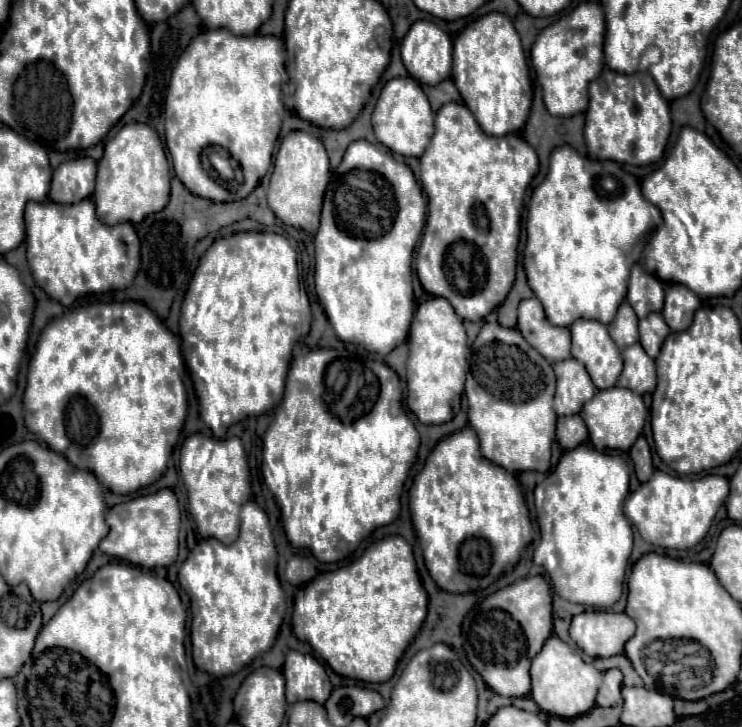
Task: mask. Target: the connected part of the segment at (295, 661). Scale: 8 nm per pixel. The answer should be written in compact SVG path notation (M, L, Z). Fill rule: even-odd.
M290 650L286 654L282 674L286 678L288 704L300 700L314 700L318 704L324 704L332 692L332 684L326 676L326 670L310 654L300 654L296 650Z

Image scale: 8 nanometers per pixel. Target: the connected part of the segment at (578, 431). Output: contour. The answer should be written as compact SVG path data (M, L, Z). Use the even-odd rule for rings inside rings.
M560 416L556 426L556 440L564 450L576 448L578 444L586 442L588 432L586 424L582 424L580 416Z

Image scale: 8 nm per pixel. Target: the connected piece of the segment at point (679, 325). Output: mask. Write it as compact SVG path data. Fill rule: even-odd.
M670 284L666 288L662 316L670 330L680 332L692 324L694 312L700 308L700 298L694 296L684 284Z

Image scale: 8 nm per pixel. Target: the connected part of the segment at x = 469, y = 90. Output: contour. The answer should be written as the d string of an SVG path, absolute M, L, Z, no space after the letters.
M490 12L468 24L454 40L452 60L452 80L480 128L490 136L522 130L532 104L532 88L522 42L512 20L506 14Z

